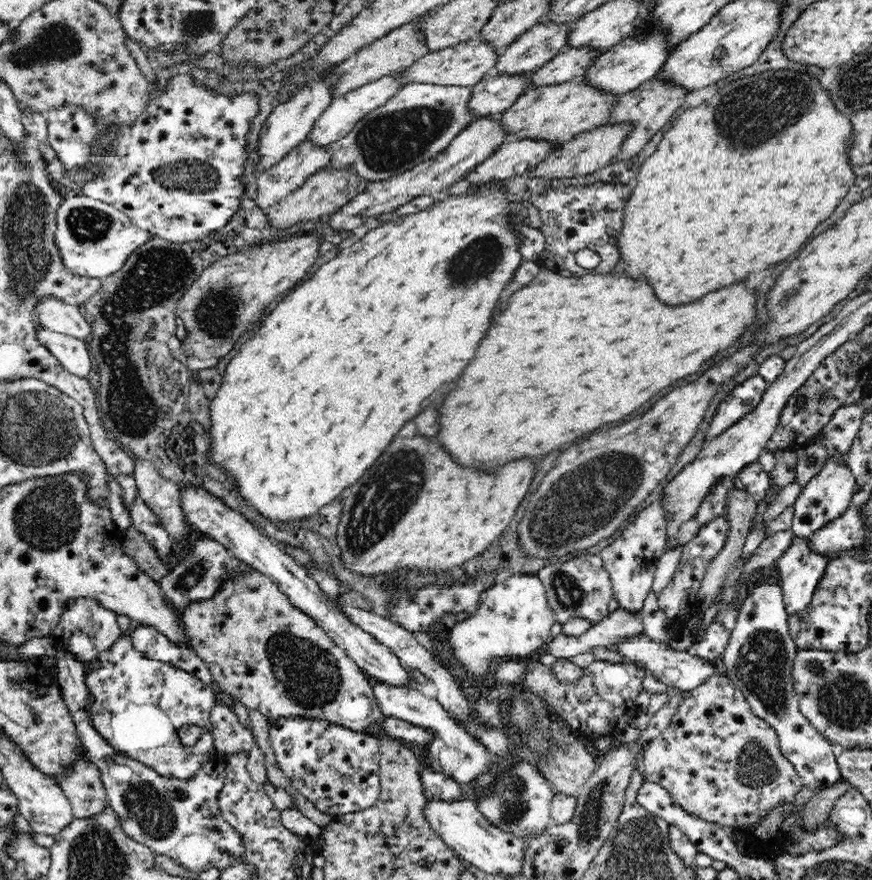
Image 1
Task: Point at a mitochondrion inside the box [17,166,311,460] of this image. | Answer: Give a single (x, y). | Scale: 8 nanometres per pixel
(155, 274)

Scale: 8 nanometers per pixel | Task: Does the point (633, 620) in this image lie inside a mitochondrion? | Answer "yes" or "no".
no

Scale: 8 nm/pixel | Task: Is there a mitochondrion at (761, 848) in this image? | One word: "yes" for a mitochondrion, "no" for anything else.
no

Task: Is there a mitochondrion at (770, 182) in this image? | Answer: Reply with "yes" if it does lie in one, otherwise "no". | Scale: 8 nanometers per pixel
no

